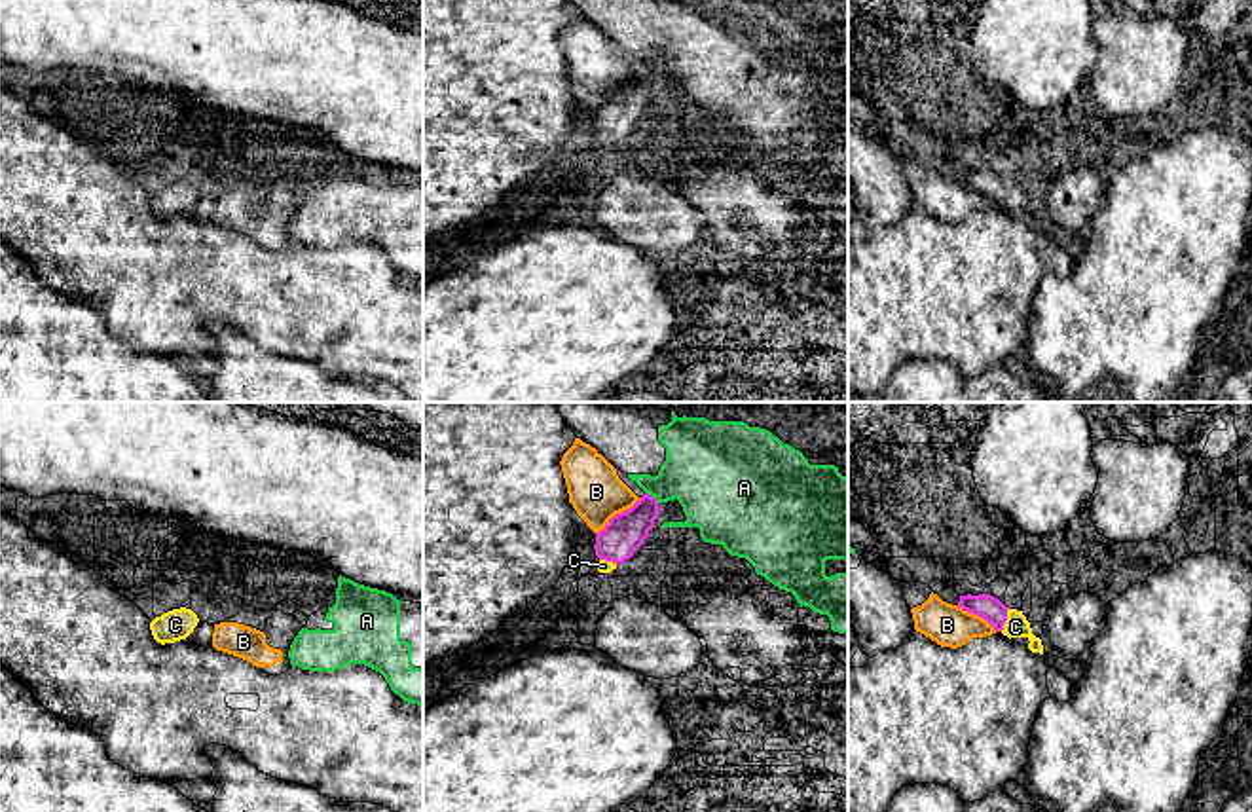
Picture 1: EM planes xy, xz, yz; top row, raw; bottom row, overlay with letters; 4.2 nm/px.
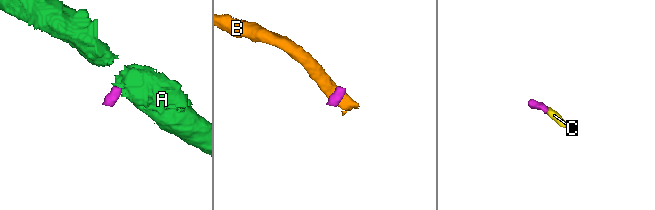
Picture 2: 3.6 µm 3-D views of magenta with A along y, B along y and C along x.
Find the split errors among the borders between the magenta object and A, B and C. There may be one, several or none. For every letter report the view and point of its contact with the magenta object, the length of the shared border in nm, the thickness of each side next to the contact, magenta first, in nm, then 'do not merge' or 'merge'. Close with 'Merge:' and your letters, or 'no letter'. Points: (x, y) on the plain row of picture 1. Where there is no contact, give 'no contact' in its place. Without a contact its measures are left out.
A: xz (653, 73) | 80 nm | 160/340 nm | do not merge
B: xz (617, 90) | 240 nm | 160/240 nm | do not merge
C: yz (1006, 194) | 110 nm | 110/100 nm | merge
Merge: C

